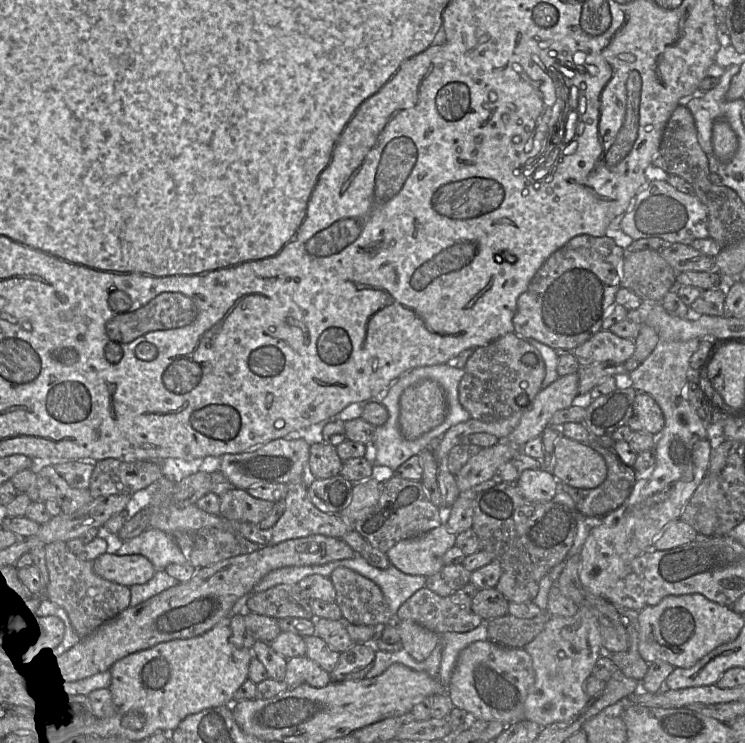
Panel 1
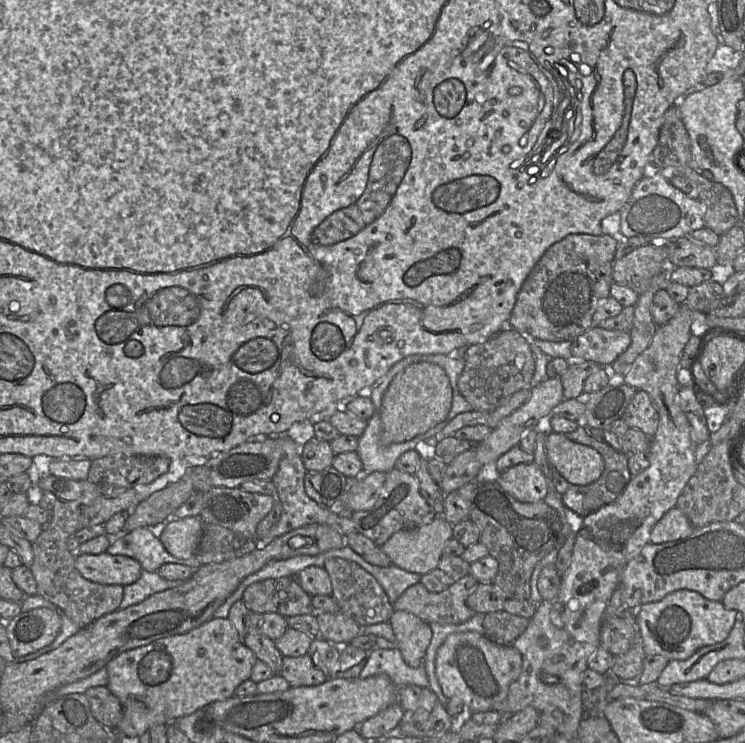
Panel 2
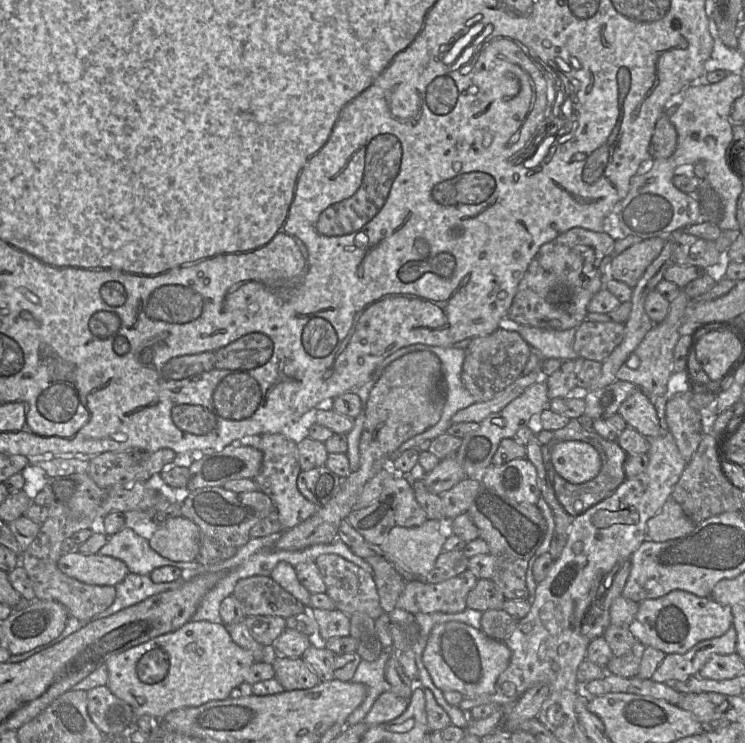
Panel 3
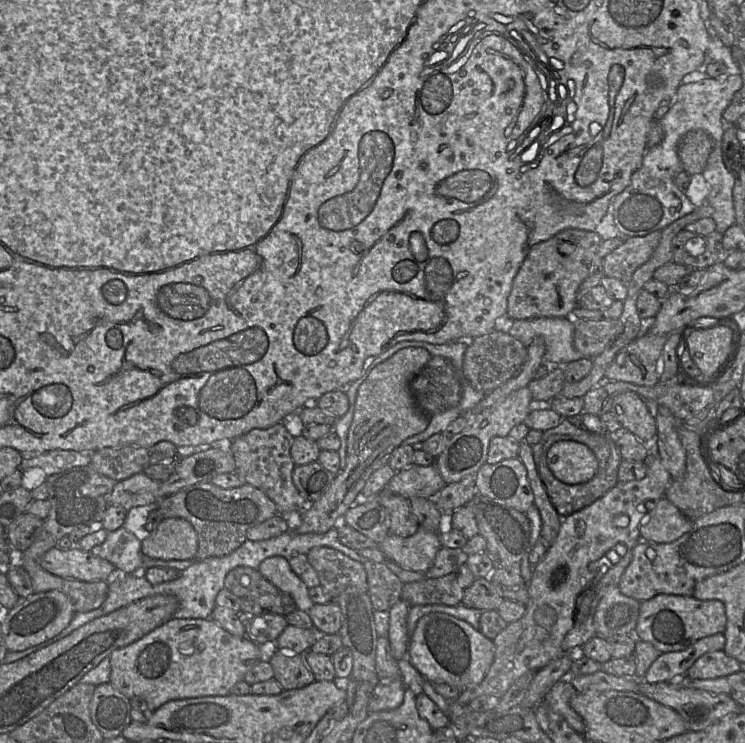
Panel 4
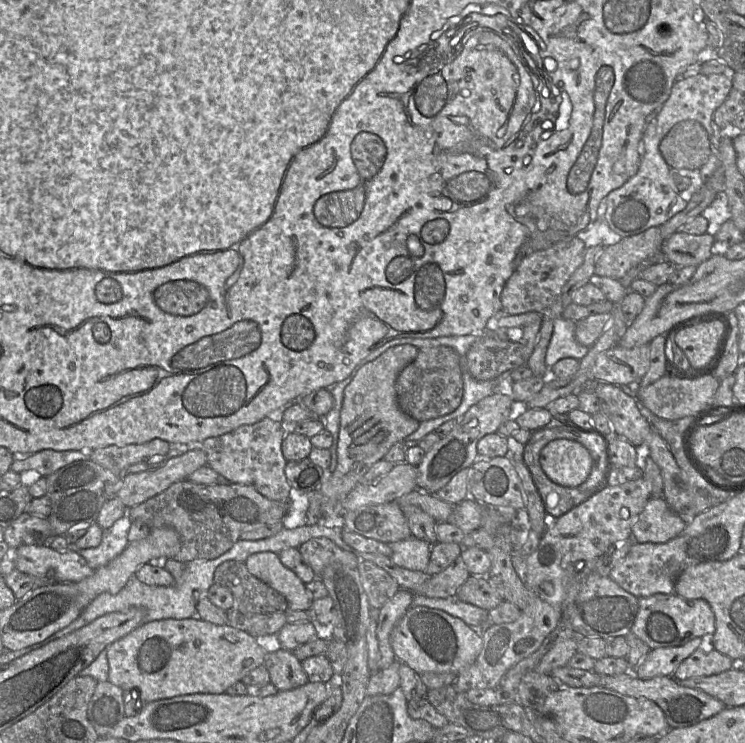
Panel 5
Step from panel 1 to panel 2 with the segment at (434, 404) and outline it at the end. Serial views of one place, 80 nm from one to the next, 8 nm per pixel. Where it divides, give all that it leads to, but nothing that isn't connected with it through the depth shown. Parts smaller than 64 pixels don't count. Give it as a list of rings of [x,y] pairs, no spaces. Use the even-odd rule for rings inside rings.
[[[413,363],[392,380],[388,376],[389,372],[362,394],[371,399],[380,416],[379,443],[382,446],[403,443],[426,433],[447,418],[452,405],[449,378],[438,364]]]

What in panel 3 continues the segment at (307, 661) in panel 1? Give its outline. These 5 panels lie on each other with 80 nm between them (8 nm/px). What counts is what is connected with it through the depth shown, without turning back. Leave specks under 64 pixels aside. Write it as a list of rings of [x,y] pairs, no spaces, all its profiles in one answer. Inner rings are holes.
[[[275,652],[271,664],[275,670],[275,678],[285,691],[312,688],[321,682],[302,657],[289,658]]]

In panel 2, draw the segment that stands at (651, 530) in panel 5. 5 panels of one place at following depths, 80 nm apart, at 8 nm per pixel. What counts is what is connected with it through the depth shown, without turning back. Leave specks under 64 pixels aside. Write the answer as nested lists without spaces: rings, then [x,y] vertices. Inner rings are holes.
[[[677,506],[669,509],[654,525],[650,534],[650,542],[662,544],[689,537],[695,526]]]

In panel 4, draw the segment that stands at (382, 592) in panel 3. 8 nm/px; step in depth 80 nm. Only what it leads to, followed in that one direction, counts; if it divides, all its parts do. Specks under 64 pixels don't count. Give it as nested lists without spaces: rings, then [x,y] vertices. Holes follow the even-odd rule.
[[[366,559],[367,593],[375,611],[389,611],[401,599],[404,584],[384,564]]]

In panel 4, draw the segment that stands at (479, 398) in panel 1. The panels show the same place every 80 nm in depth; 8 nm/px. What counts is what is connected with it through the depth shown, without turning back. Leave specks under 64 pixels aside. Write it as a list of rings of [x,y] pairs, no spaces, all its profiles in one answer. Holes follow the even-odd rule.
[[[507,331],[492,332],[468,341],[464,354],[463,376],[477,390],[489,394],[515,376],[527,358],[527,347]]]

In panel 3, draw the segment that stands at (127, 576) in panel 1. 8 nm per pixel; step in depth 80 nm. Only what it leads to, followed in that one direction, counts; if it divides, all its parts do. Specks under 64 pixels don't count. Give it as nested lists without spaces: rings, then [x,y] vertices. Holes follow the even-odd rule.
[[[64,553],[58,568],[67,576],[91,585],[115,586],[130,573],[126,564],[99,554]]]

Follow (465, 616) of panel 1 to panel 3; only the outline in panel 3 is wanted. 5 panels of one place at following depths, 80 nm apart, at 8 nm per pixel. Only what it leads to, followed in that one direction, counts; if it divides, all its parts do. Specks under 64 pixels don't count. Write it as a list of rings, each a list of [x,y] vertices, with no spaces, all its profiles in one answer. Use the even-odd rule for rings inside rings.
[[[469,569],[437,584],[413,579],[404,584],[396,608],[413,615],[442,612],[455,614],[467,609],[466,598],[478,578]]]

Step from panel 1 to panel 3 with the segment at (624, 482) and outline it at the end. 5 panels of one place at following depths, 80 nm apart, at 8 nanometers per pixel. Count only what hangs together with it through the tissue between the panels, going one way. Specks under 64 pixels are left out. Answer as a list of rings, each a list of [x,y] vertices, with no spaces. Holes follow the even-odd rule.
[[[570,419],[565,427],[553,431],[553,443],[562,441],[581,441],[590,444],[597,450],[602,461],[601,470],[595,478],[585,483],[572,484],[563,479],[555,470],[551,460],[551,446],[542,445],[543,462],[557,500],[569,515],[576,517],[611,496],[626,480],[624,463],[627,454],[617,442],[607,440],[596,432],[587,431],[579,422],[579,419]]]

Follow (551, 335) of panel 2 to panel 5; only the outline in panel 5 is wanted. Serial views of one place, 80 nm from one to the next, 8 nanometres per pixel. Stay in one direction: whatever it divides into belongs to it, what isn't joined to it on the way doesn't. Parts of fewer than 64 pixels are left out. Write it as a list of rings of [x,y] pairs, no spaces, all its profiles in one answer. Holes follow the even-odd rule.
[[[577,236],[559,241],[525,256],[506,281],[502,293],[502,311],[506,314],[547,313],[561,296],[563,287],[584,260],[586,245]]]

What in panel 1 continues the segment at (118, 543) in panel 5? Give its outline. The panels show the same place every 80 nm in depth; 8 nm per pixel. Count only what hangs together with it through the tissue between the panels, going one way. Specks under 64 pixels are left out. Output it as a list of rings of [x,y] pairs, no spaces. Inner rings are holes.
[[[148,528],[139,536],[122,542],[115,555],[142,555],[157,570],[169,564],[189,563],[188,553],[183,553],[172,536],[155,528]]]

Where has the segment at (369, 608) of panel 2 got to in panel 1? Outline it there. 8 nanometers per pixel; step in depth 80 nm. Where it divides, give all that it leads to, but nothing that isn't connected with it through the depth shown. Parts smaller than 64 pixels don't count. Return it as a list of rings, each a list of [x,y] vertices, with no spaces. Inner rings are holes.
[[[345,567],[336,568],[330,579],[343,621],[381,627],[394,622],[381,589],[372,580]]]

